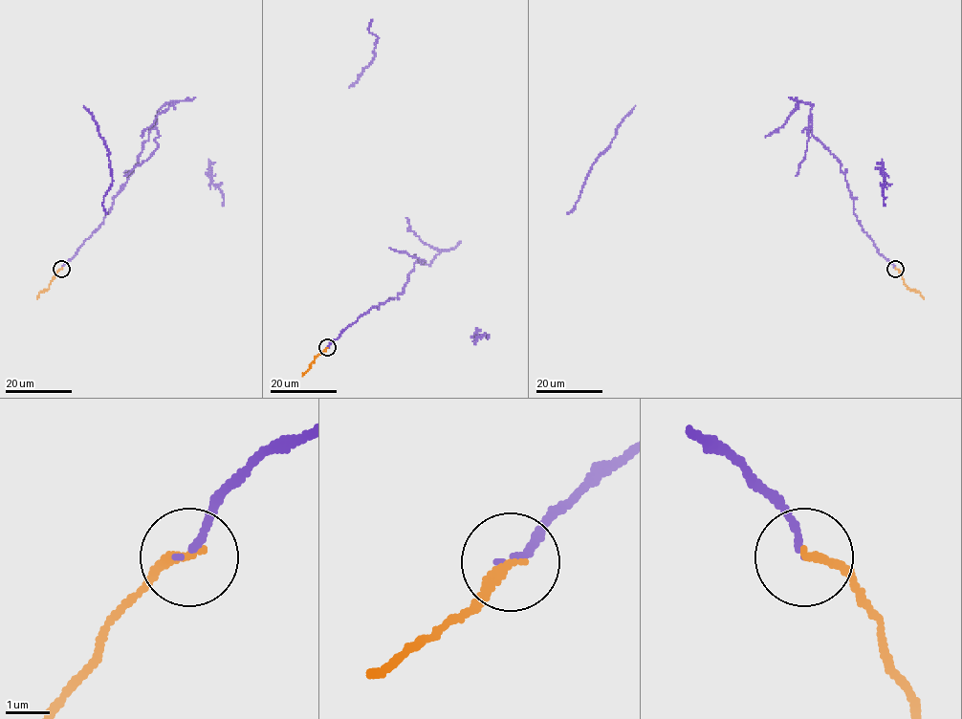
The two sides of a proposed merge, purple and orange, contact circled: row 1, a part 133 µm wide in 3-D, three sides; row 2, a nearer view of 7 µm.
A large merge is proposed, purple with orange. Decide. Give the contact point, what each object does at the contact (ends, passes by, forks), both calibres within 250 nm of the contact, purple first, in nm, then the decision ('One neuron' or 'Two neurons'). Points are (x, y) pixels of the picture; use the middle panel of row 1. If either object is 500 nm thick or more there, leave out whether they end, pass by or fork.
Place: (327, 347). At the ring purple ends. At the ring orange ends. Thickness 130 nm (purple) against 220 nm. One neuron

